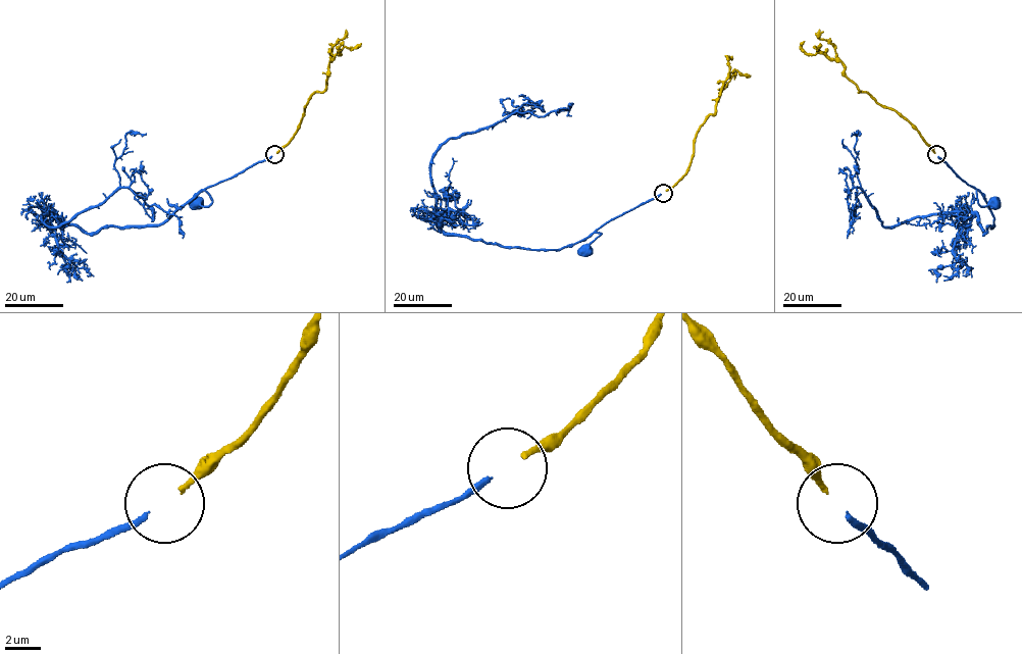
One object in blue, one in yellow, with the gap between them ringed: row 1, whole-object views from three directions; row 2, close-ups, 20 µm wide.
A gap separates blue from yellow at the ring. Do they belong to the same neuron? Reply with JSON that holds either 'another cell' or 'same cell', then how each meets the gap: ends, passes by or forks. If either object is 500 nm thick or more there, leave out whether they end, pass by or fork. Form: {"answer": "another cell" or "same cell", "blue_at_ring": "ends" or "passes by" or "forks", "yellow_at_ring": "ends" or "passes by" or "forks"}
{"answer": "same cell", "blue_at_ring": "ends", "yellow_at_ring": "ends"}

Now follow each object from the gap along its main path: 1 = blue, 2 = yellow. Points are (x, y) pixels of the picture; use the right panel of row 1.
1: (937, 156), (964, 182), (974, 187), (981, 206), (992, 201)
2: (935, 153), (893, 110), (858, 92), (839, 61), (822, 53), (807, 54), (804, 41)

